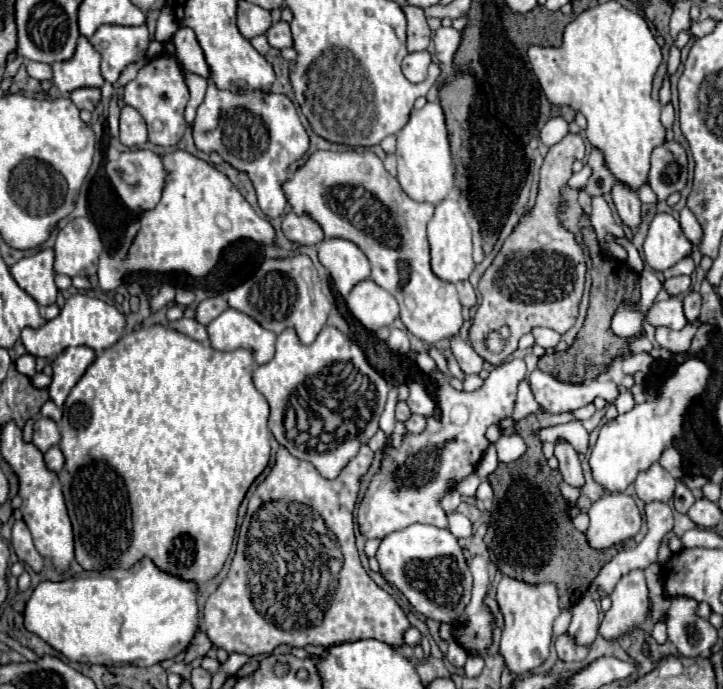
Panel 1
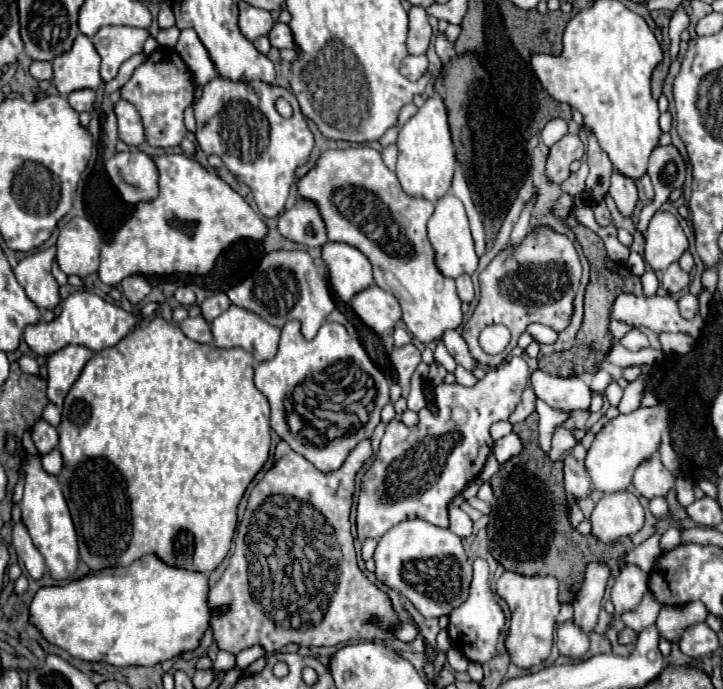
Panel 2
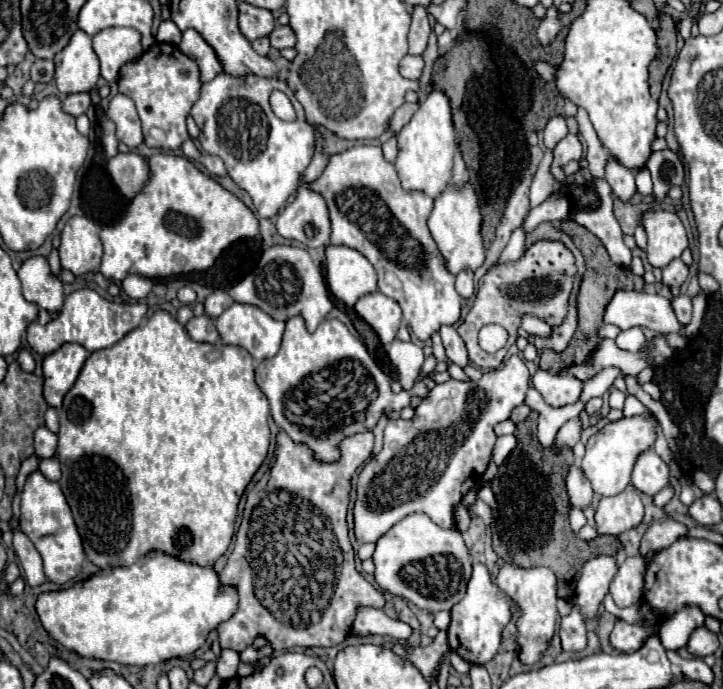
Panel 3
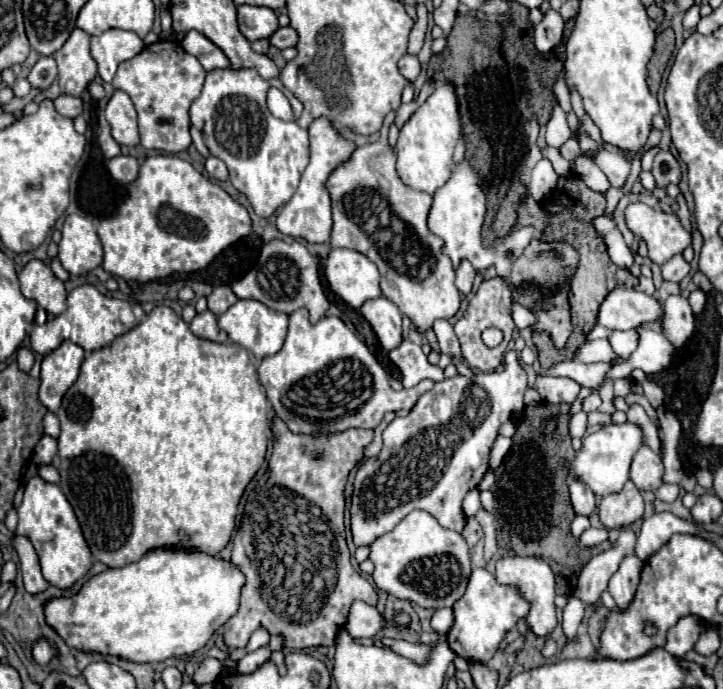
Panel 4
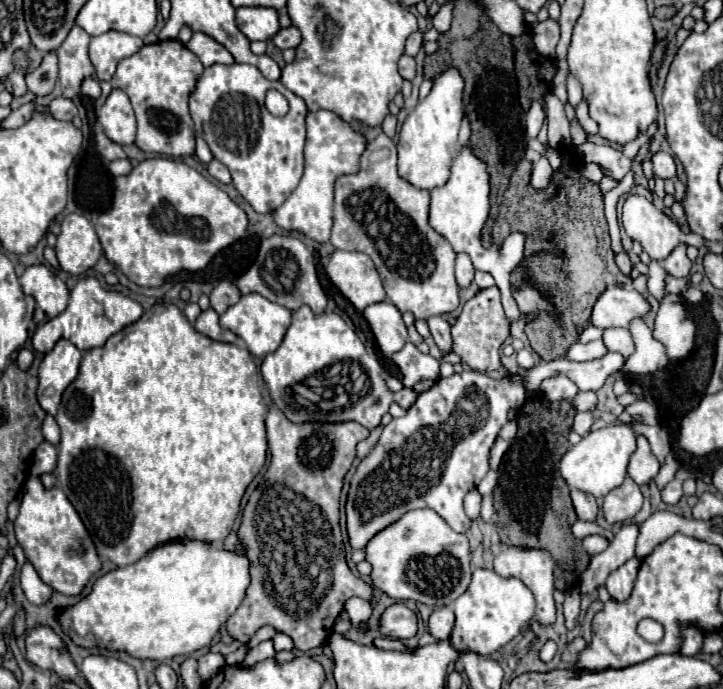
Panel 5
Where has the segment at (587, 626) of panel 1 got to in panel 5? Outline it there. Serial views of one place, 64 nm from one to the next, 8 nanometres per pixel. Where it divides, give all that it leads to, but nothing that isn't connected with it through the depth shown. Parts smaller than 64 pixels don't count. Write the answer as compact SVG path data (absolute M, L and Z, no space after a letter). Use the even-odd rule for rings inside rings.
M634 522L622 524L620 532L614 536L614 540L608 544L608 548L590 560L590 566L580 576L578 590L590 592L590 590L596 590L598 586L604 586L604 580L608 578L608 574L634 556L634 546L636 546L638 534L640 534L638 524L634 524Z

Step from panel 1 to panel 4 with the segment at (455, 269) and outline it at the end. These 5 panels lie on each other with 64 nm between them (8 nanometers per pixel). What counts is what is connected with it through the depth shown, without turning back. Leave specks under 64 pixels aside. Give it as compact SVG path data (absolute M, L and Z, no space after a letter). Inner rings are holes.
M462 160L454 166L452 178L434 192L434 202L428 214L428 228L444 240L444 252L452 258L452 264L456 268L456 264L460 264L460 260L468 260L476 270L484 270L494 266L496 274L502 280L510 278L512 272L512 264L514 260L524 252L524 248L528 246L528 230L532 230L530 226L522 226L516 232L512 232L502 244L498 244L498 250L490 250L482 246L480 240L480 230L482 230L482 222L486 216L486 194L480 186L480 176L474 172L474 168L470 166L468 160Z

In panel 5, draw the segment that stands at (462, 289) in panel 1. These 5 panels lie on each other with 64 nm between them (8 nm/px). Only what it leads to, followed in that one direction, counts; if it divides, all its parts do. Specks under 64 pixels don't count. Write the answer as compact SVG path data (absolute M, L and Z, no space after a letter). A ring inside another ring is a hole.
M456 254L456 282L460 288L468 288L474 280L474 266L468 254Z

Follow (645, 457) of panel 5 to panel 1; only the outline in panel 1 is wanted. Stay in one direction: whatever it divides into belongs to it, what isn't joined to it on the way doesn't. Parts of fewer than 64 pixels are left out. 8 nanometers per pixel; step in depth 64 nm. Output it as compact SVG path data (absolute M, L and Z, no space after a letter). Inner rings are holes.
M654 462L648 470L636 476L634 486L638 498L642 498L644 502L652 502L652 500L668 502L674 496L676 480L658 462Z

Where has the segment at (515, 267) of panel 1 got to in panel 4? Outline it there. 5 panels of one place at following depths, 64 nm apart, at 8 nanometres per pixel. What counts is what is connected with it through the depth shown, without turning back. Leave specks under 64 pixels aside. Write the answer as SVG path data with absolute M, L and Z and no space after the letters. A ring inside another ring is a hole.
M572 136L572 138L570 138L570 140L560 148L560 154L562 154L566 160L576 160L576 158L582 154L576 136ZM498 276L492 278L492 280L486 280L480 284L478 292L474 294L474 298L468 302L468 308L466 312L462 314L462 318L454 324L454 334L456 338L460 340L460 350L462 350L462 358L468 362L468 366L476 372L492 372L496 370L500 364L502 364L502 356L508 348L508 342L516 330L514 326L514 320L510 316L510 306L512 306L512 296L526 308L530 306L536 306L538 304L538 298L540 298L540 290L538 288L524 288L522 292L516 292L512 286L504 284L504 280L500 280ZM486 328L500 328L504 332L504 340L496 346L496 348L488 348L484 342L482 342L482 332Z

